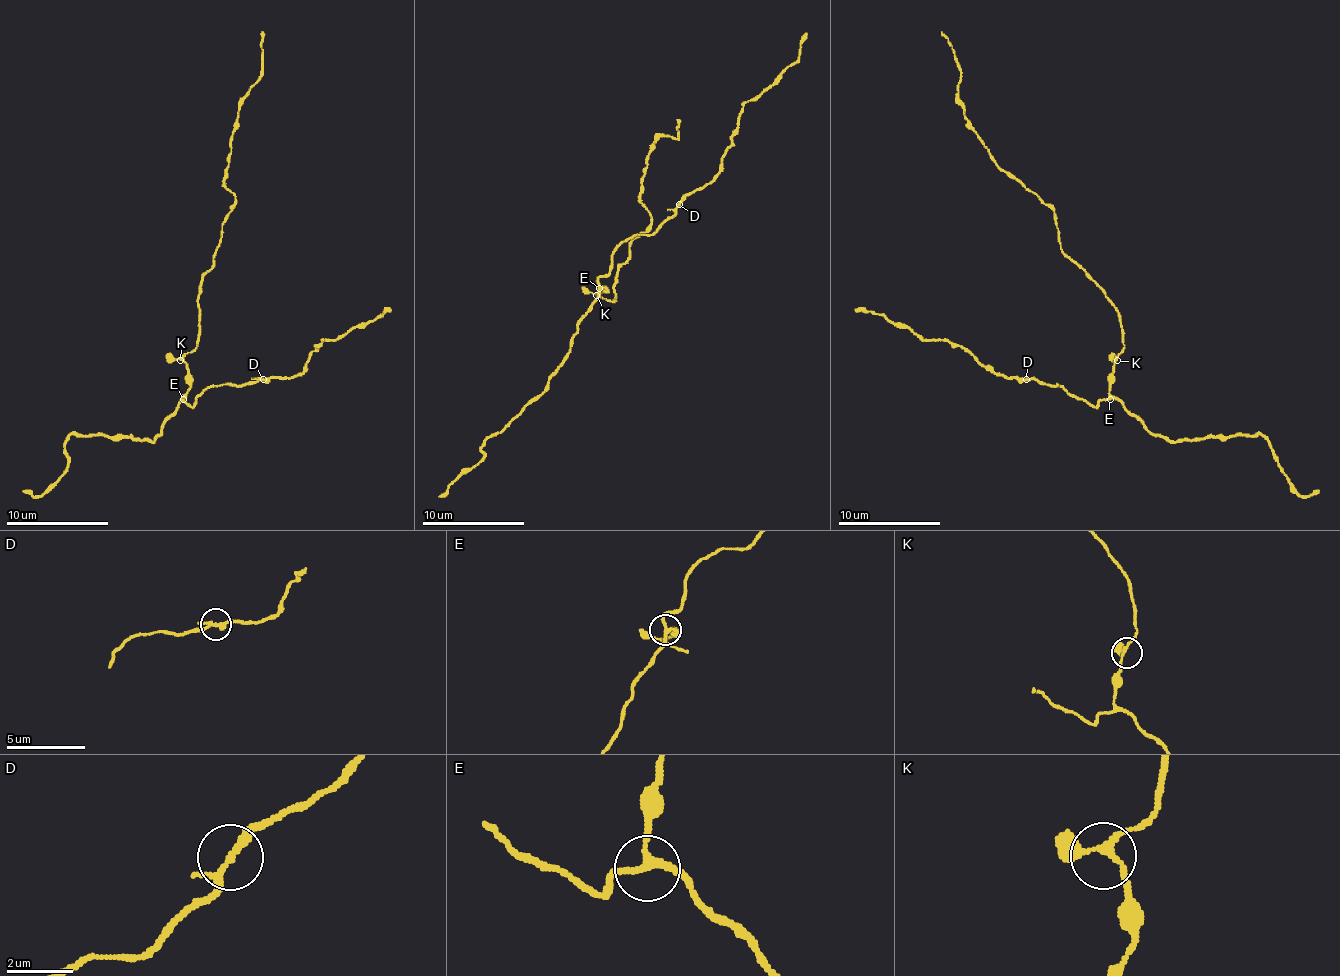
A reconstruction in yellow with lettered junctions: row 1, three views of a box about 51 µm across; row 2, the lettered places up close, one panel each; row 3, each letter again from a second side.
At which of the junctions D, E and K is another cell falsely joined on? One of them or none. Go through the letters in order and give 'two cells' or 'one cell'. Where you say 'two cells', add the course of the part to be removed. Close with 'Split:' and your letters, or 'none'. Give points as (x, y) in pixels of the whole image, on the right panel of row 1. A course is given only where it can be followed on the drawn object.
D: one cell
E: one cell
K: one cell
Split: none

